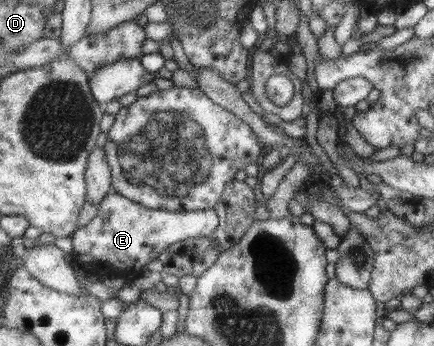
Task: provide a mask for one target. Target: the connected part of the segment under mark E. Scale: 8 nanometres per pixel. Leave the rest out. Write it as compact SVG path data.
M111 190L96 206L97 213L70 235L72 263L95 276L119 274L132 278L167 246L187 238L209 235L218 224L213 208L179 213L147 209Z

